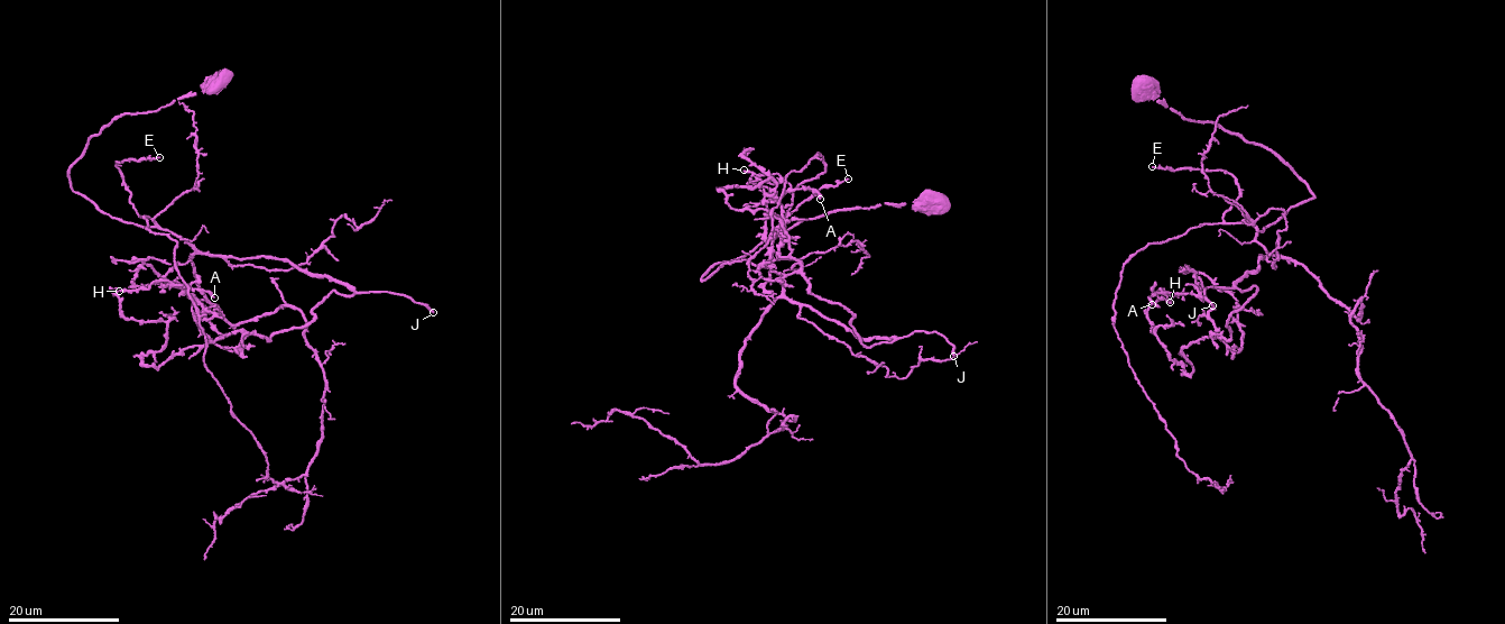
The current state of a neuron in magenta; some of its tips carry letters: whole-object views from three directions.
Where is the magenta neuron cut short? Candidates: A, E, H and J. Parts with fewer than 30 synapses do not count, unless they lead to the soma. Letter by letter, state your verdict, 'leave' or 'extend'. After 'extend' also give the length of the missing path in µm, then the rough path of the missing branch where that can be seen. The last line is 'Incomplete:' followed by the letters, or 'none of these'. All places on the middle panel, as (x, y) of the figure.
A: leave
E: leave
H: leave
J: extend; about 170 µm are missing
Incomplete: J

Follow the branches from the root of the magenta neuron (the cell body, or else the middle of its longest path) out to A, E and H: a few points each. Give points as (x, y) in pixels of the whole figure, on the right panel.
A: (1143, 86), (1313, 198), (1255, 232), (1229, 338), (1200, 296), (1152, 304)
E: (1143, 86), (1185, 118), (1261, 144), (1313, 198), (1257, 230), (1225, 221), (1239, 193), (1230, 174), (1152, 166)
H: (1143, 86), (1313, 198), (1255, 232), (1229, 338), (1207, 301), (1170, 302)

